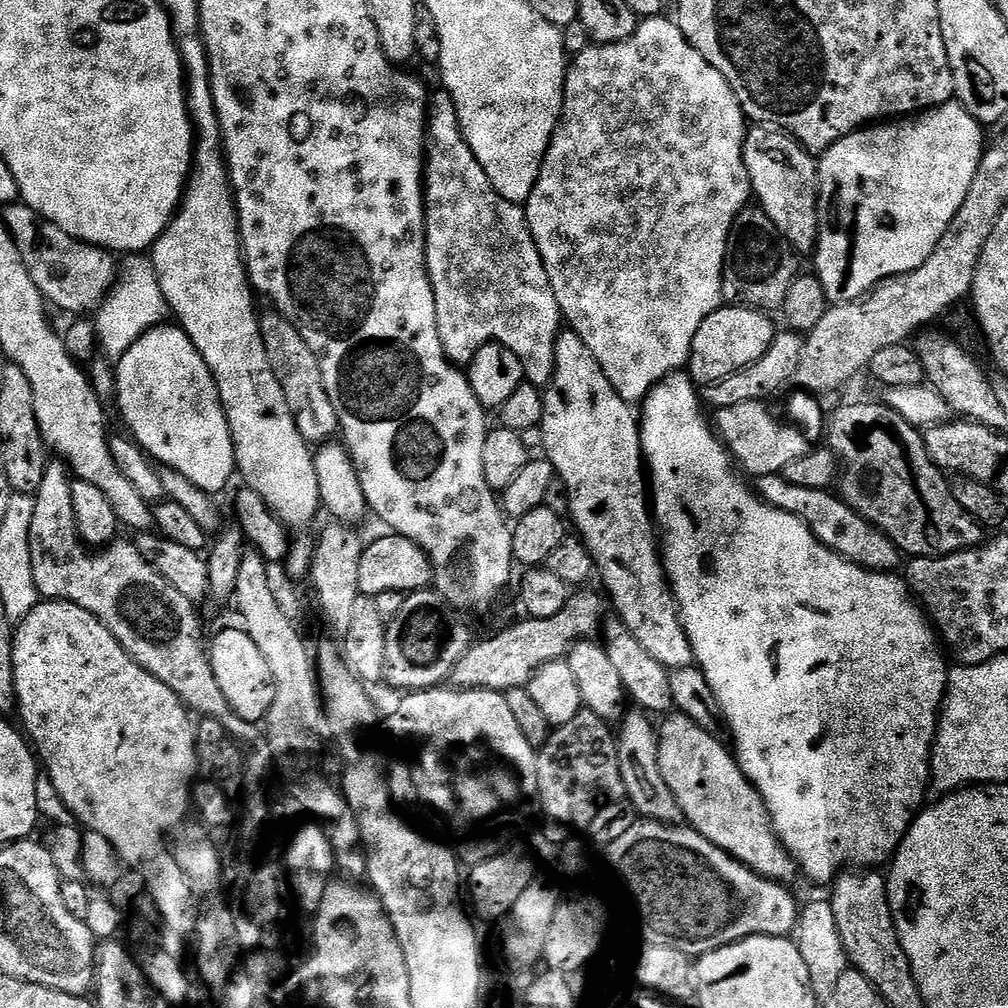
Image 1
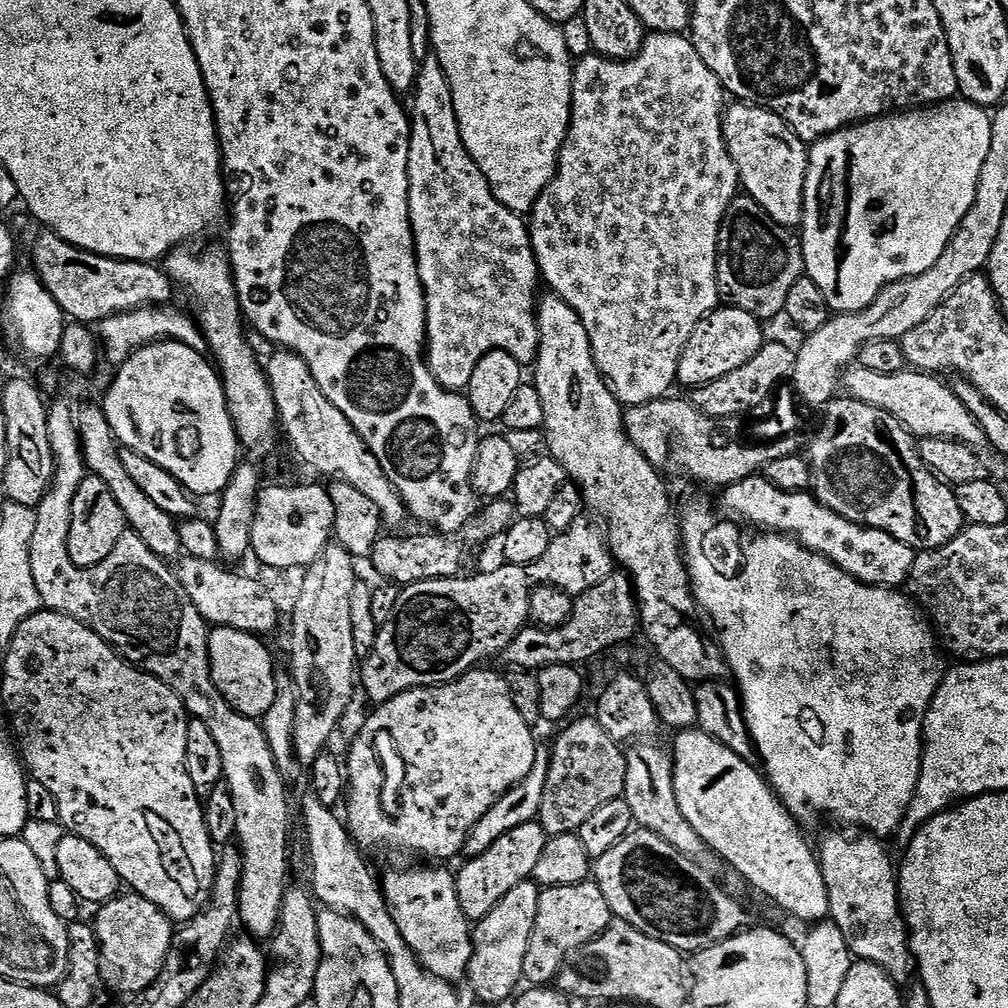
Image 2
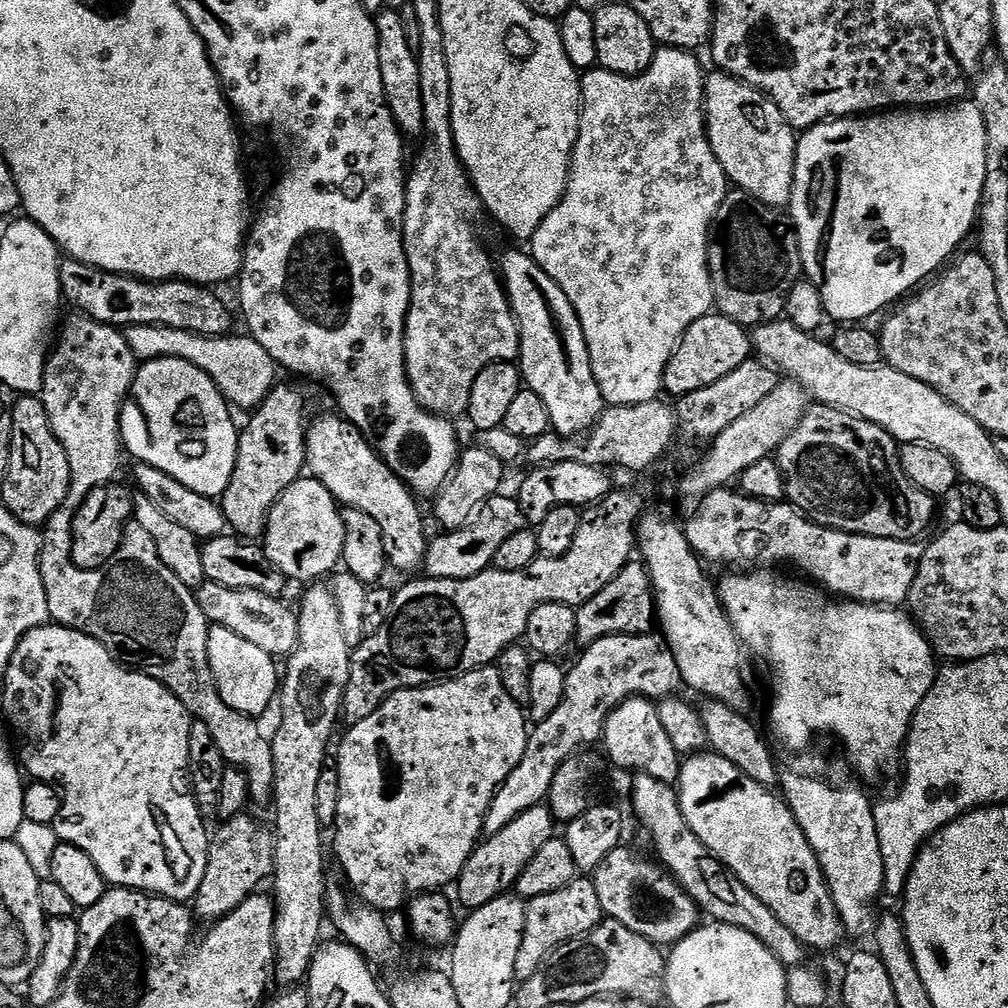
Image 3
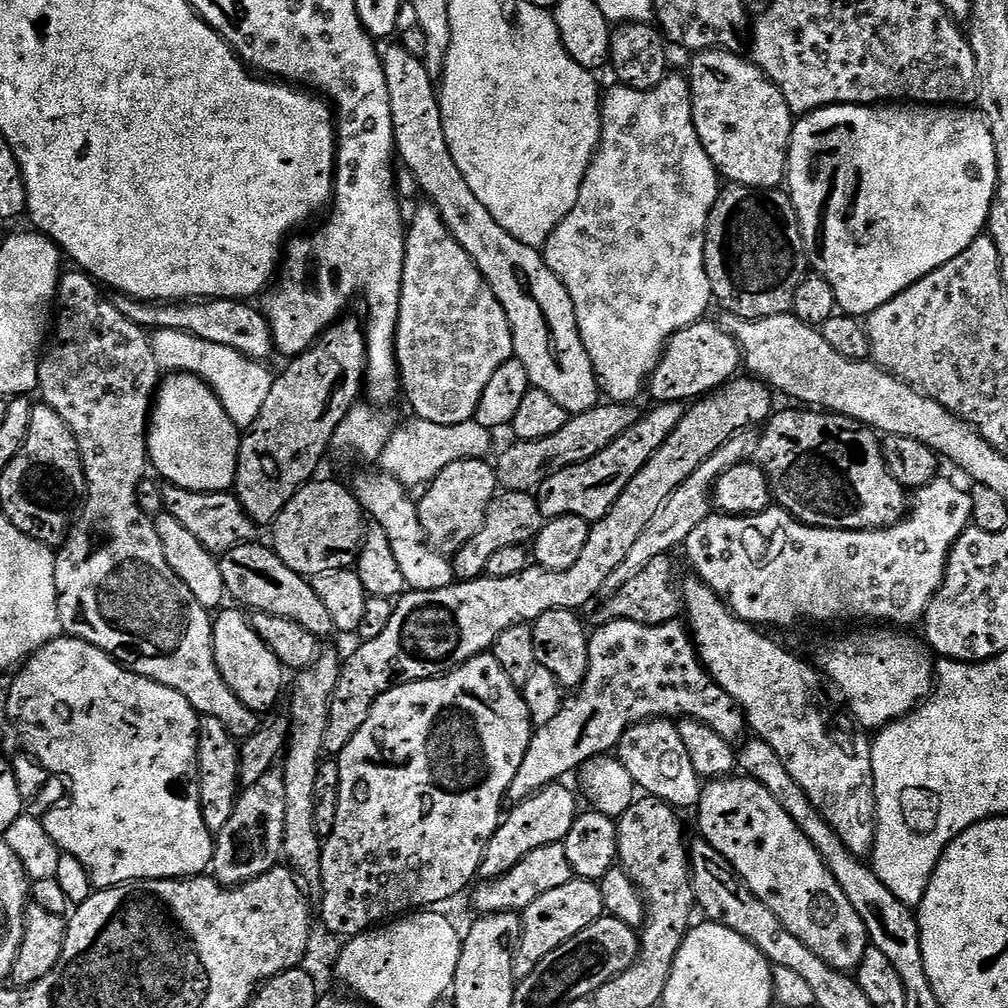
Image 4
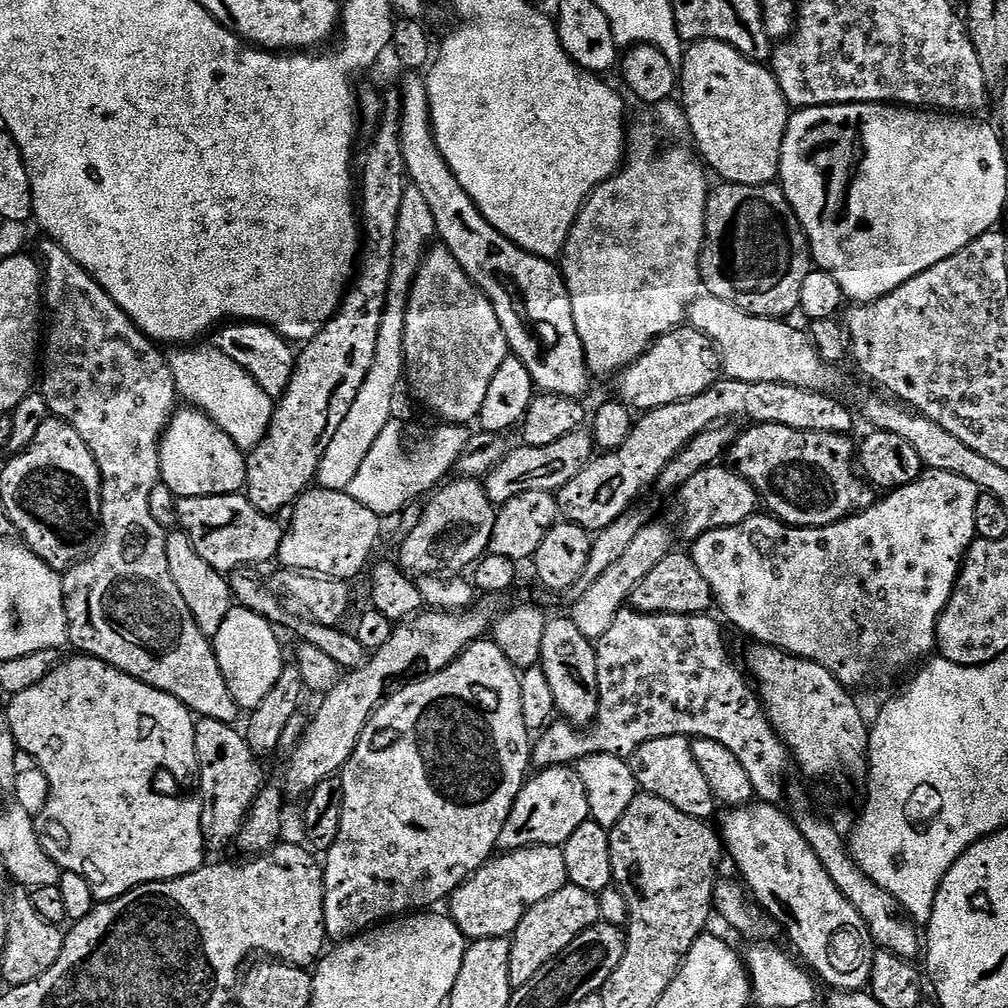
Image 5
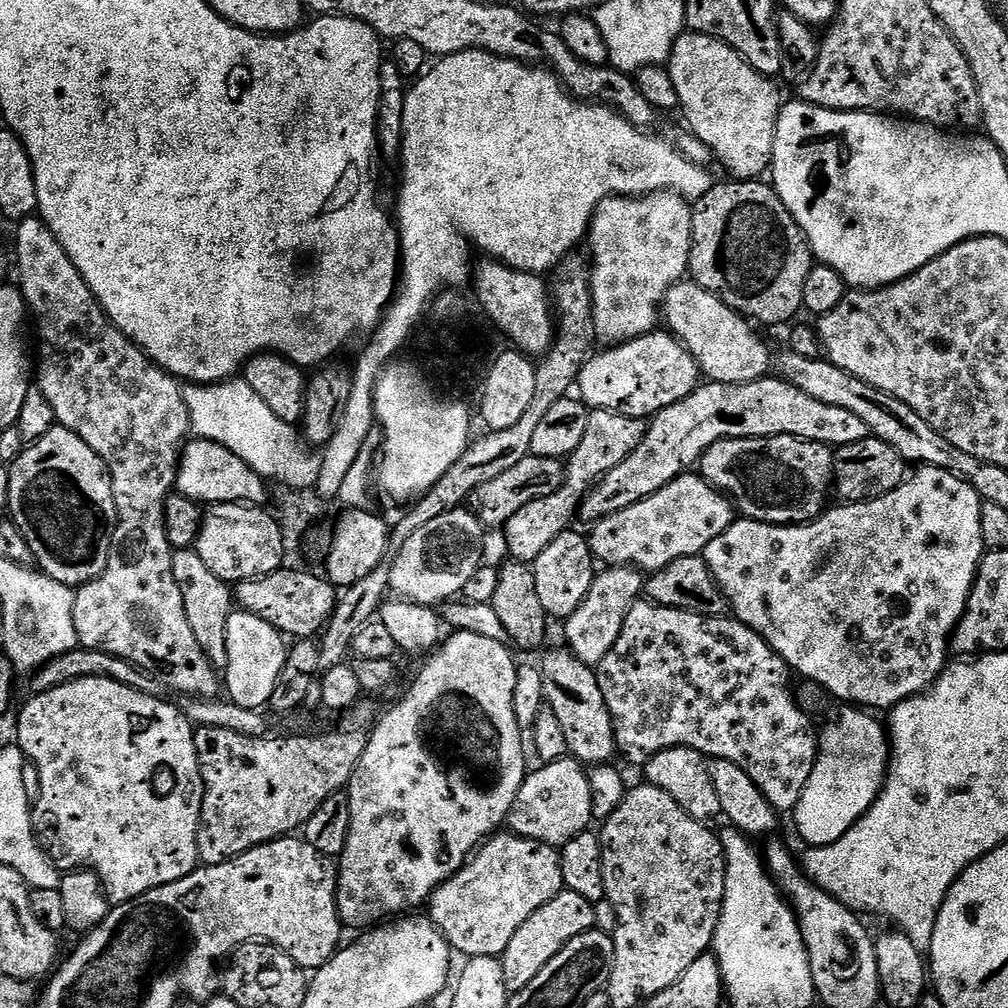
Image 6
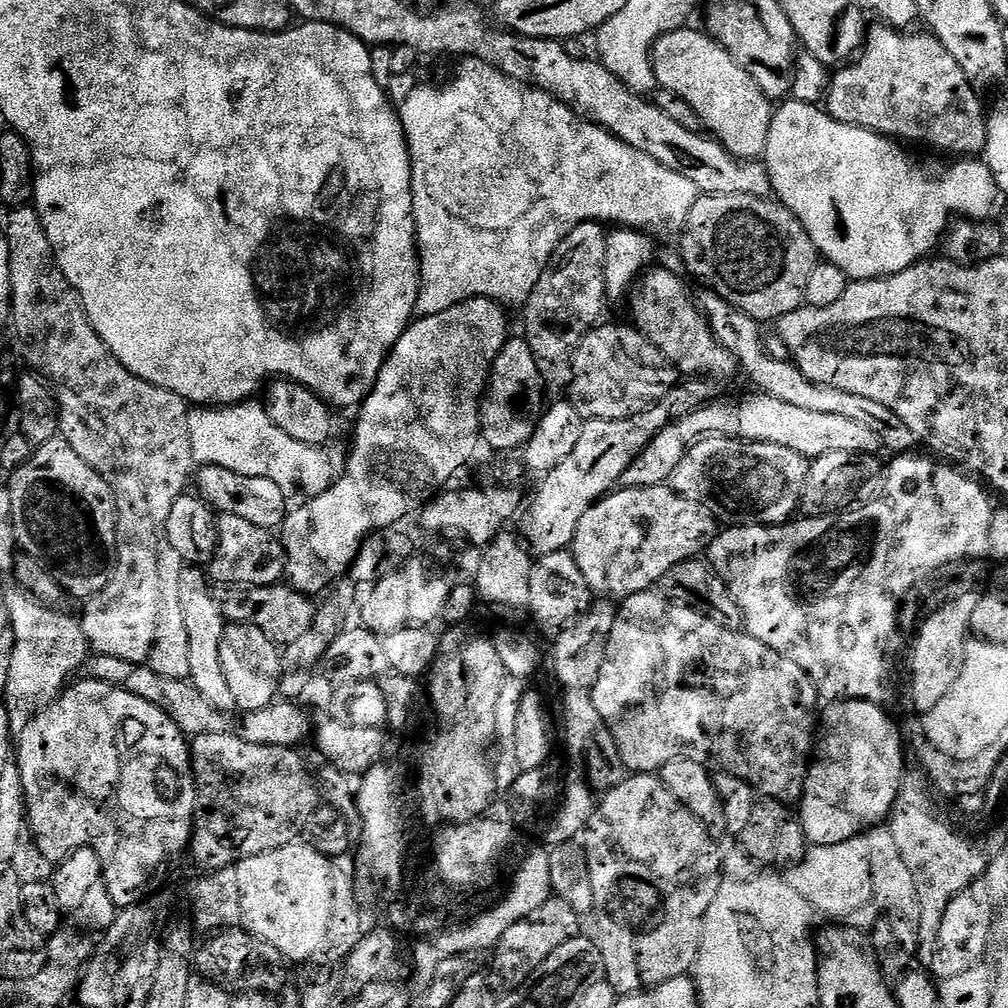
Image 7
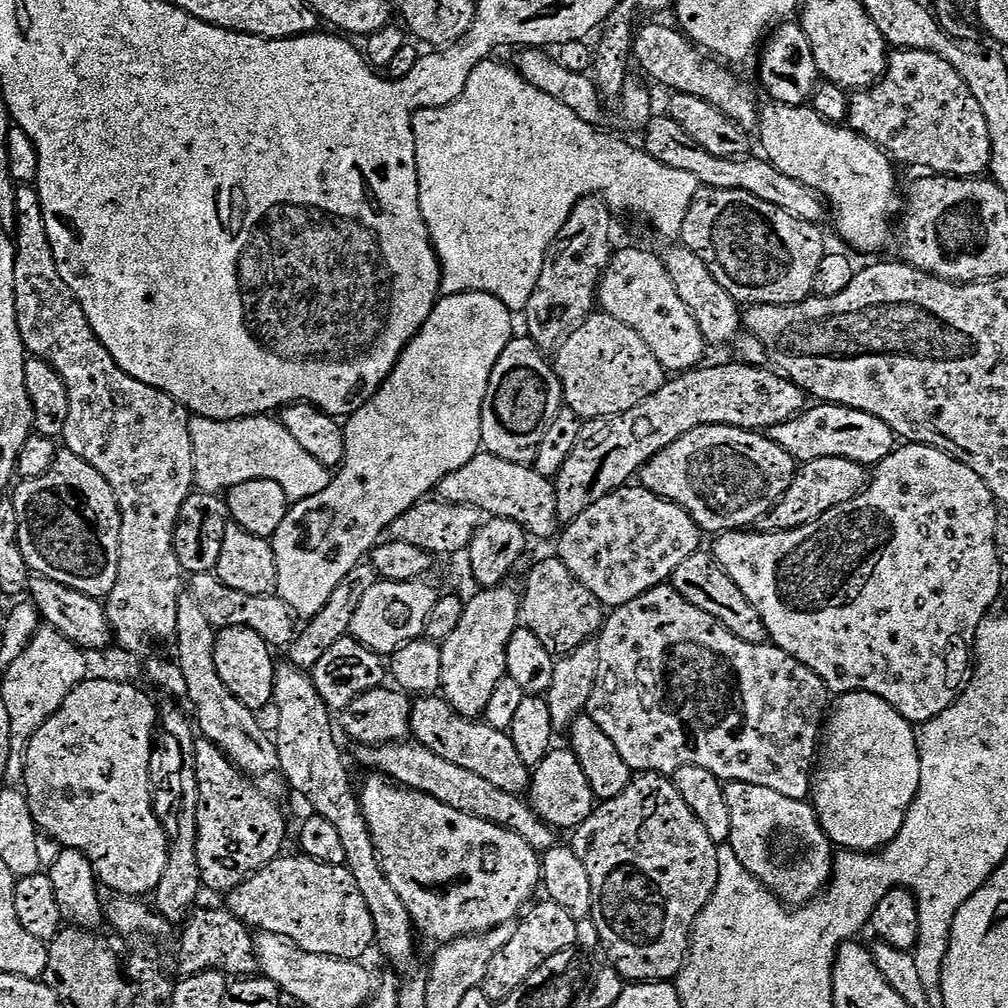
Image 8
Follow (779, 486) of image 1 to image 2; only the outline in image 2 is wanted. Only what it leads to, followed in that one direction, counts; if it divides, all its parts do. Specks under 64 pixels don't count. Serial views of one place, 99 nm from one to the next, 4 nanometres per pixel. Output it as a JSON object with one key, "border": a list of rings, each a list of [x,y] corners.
{"border":[[[762,474],[742,478],[742,482],[734,482],[728,488],[723,489],[724,508],[732,516],[737,516],[740,520],[745,520],[748,525],[756,530],[766,532],[778,532],[786,536],[791,536],[799,544],[809,548],[811,552],[816,552],[820,556],[826,557],[834,566],[838,566],[846,574],[850,574],[855,580],[861,580],[863,584],[878,584],[885,588],[896,588],[903,585],[908,579],[912,563],[916,557],[916,552],[898,538],[886,534],[877,528],[866,528],[863,524],[855,524],[822,506],[811,491],[787,492],[778,486],[771,484]]]}

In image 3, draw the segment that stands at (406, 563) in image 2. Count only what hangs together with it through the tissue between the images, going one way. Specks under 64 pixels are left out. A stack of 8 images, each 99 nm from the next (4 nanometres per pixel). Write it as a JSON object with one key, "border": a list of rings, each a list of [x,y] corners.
{"border":[[[497,494],[482,504],[478,513],[463,528],[445,531],[444,536],[434,539],[427,545],[423,571],[433,580],[465,580],[474,574],[492,567],[494,554],[498,554],[506,538],[525,529],[526,521],[521,512],[519,501],[515,497]]]}

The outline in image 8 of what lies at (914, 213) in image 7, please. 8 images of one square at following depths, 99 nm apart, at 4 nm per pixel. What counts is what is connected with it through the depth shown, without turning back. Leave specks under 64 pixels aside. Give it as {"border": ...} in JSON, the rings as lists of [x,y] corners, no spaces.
{"border":[[[775,102],[769,103],[760,114],[760,123],[758,125],[758,133],[760,132],[760,144],[764,147],[763,155],[772,165],[778,170],[782,170],[782,174],[786,174],[789,178],[794,178],[798,182],[802,182],[806,186],[810,186],[820,196],[823,196],[825,201],[830,205],[830,212],[836,215],[836,228],[840,231],[840,236],[849,244],[849,249],[857,248],[860,252],[876,252],[888,240],[888,223],[891,222],[892,216],[899,217],[902,212],[902,196],[896,193],[896,172],[893,161],[890,159],[887,152],[880,151],[877,144],[872,144],[866,138],[862,138],[857,132],[852,131],[847,126],[837,126],[829,124],[820,119],[820,115],[816,113],[815,108],[811,106],[801,106],[798,108],[788,108],[784,104]]]}

